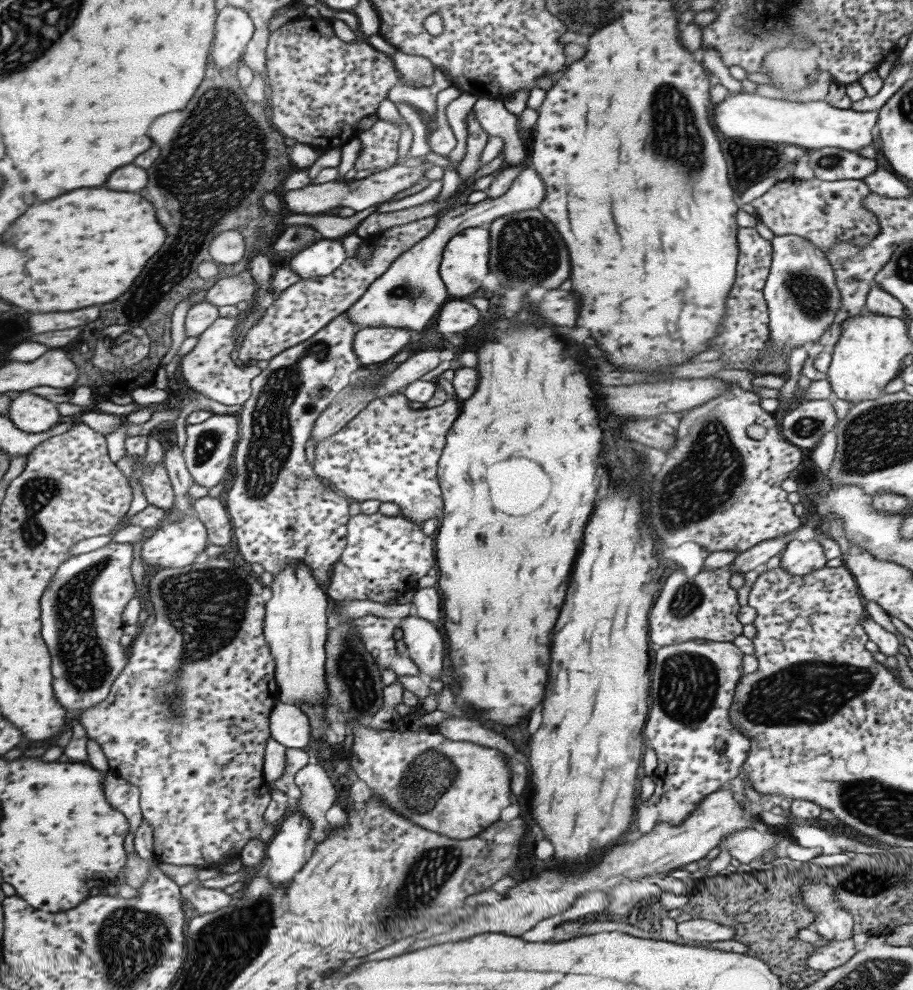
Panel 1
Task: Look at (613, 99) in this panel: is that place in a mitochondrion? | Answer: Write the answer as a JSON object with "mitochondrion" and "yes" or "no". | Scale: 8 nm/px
{"mitochondrion":"no"}

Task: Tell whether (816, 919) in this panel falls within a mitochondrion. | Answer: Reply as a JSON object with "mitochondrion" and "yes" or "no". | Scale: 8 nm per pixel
{"mitochondrion":"no"}

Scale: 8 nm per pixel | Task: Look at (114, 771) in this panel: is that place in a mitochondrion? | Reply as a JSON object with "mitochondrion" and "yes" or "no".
{"mitochondrion":"no"}

